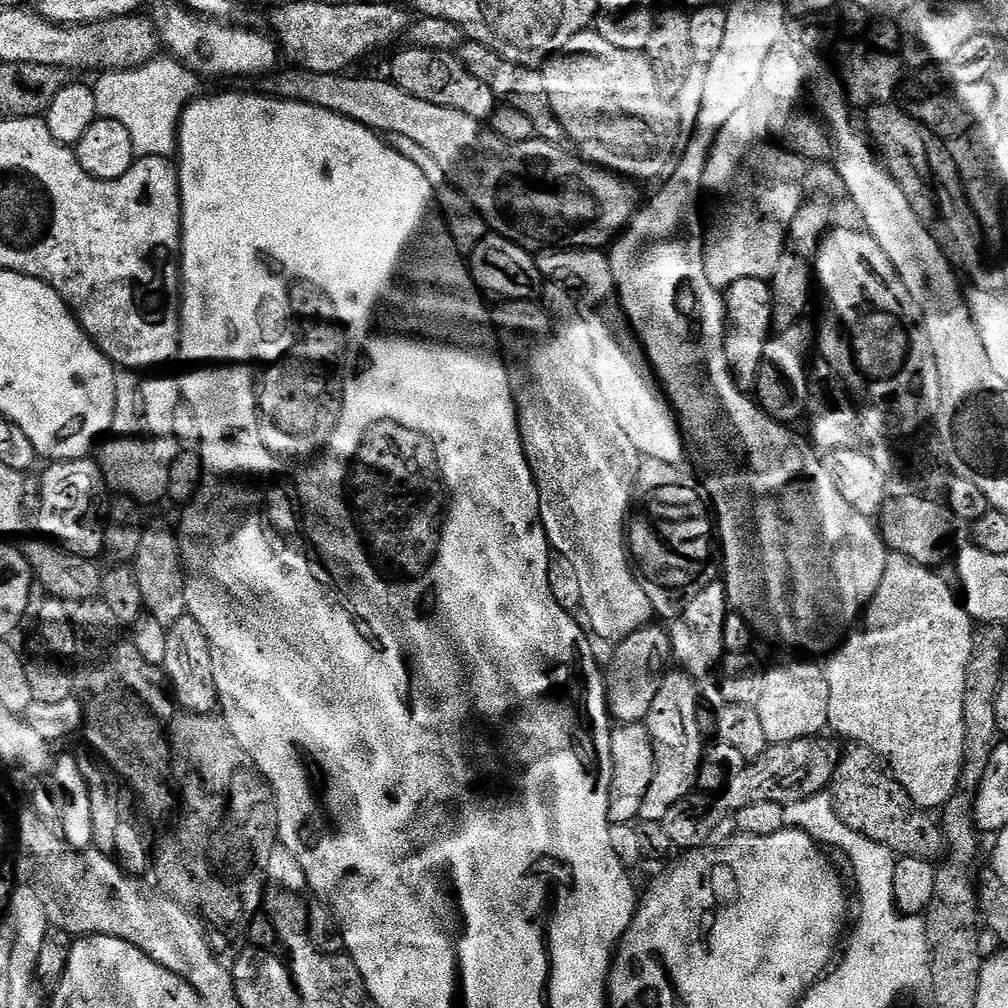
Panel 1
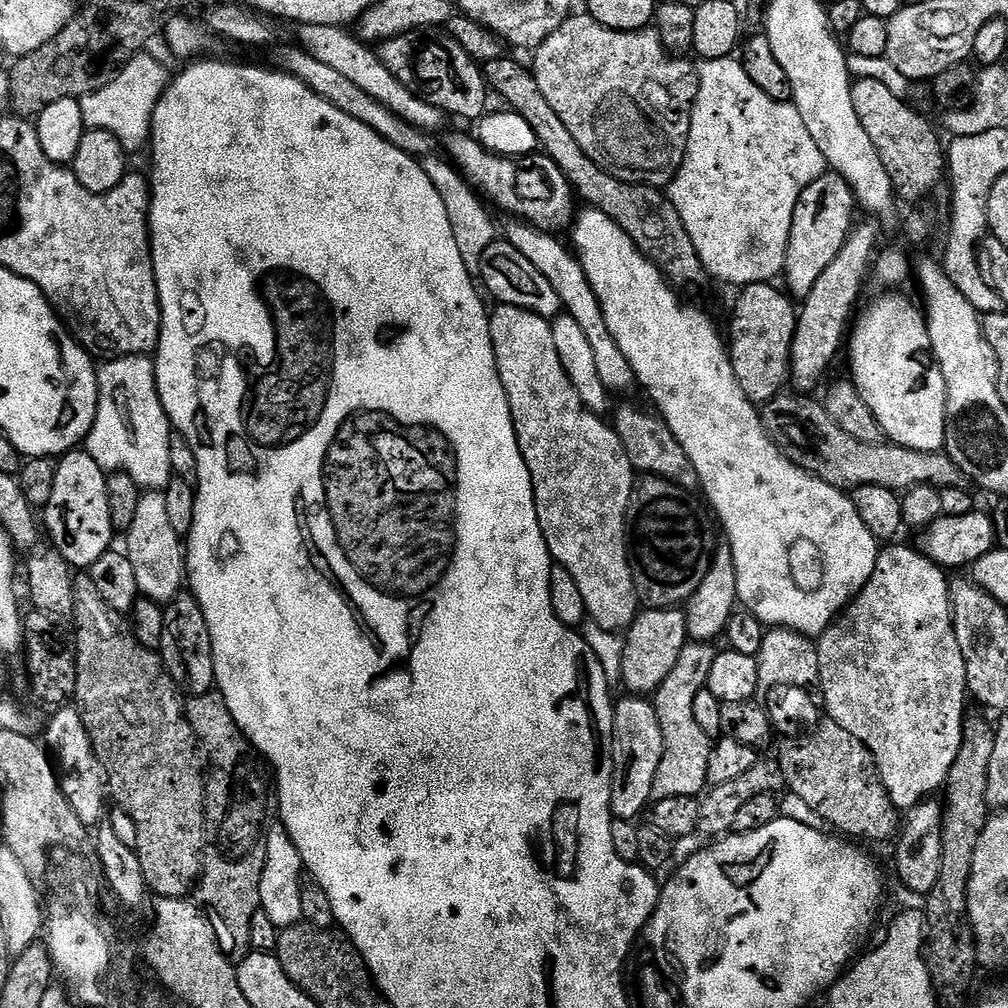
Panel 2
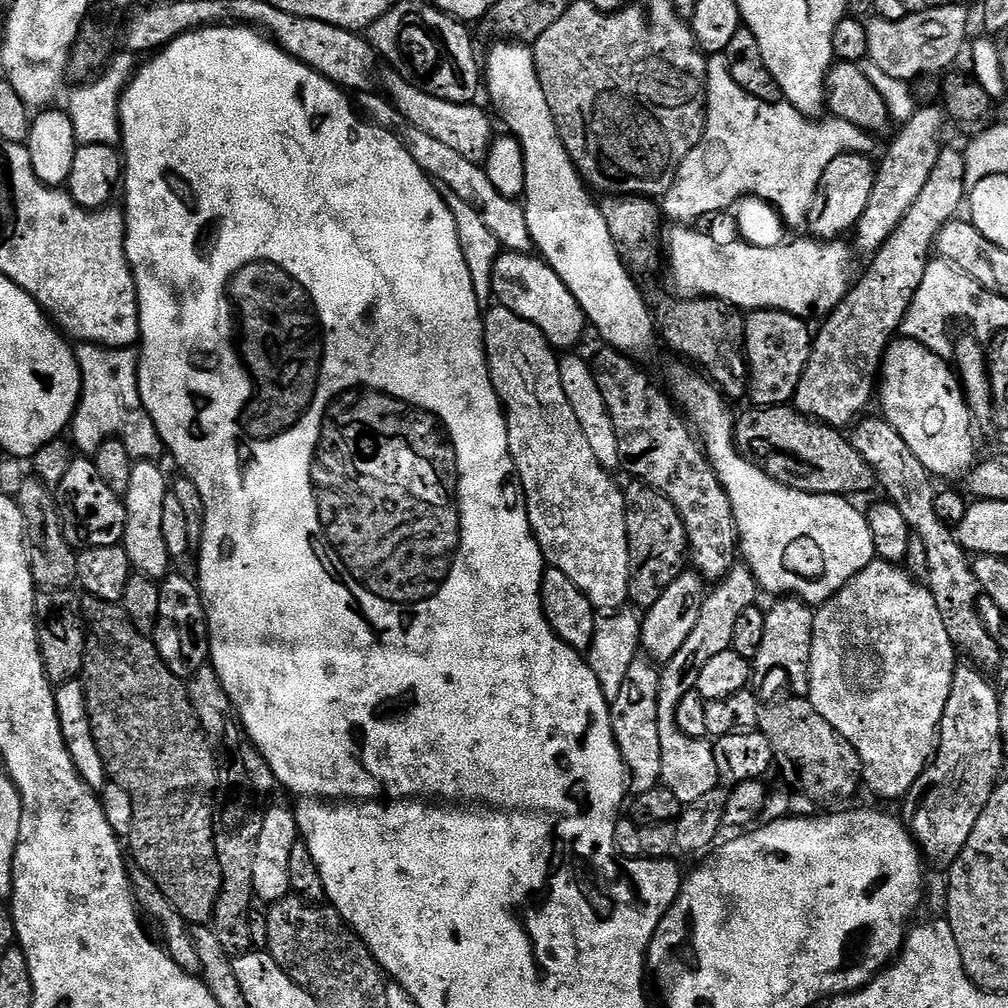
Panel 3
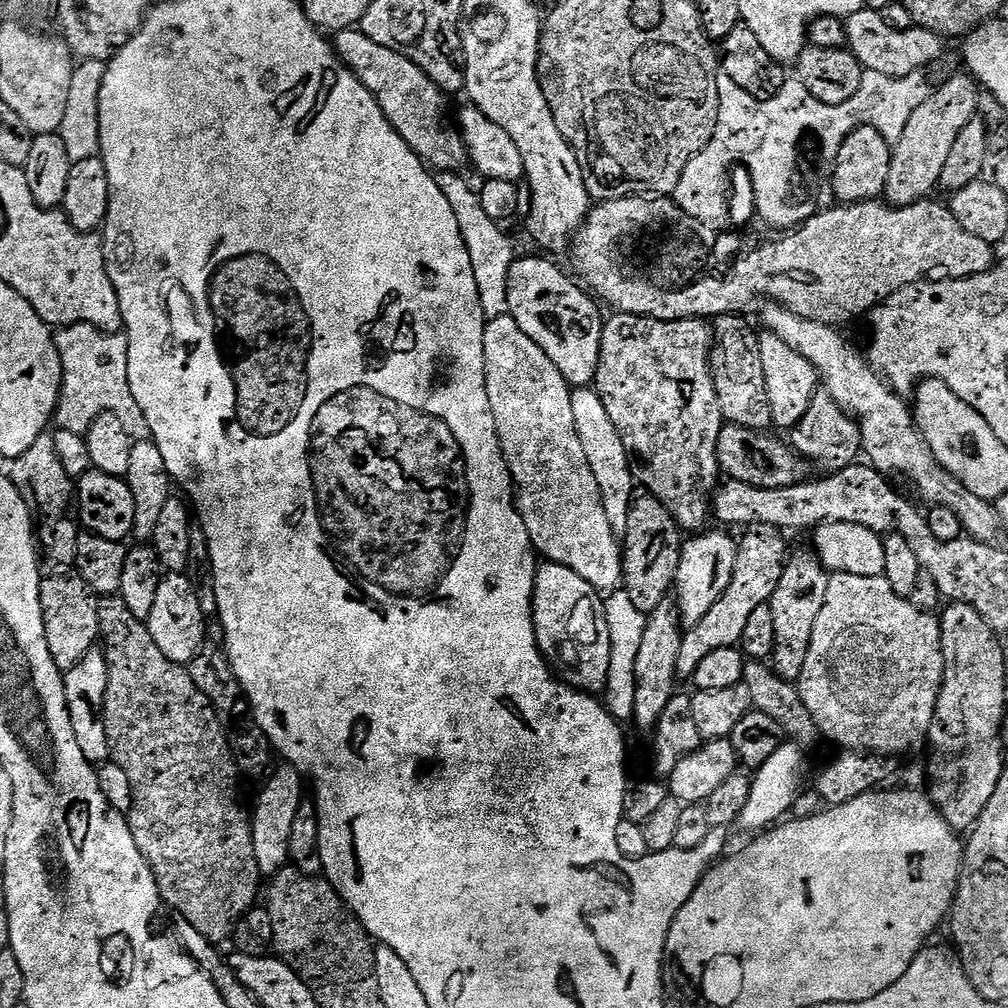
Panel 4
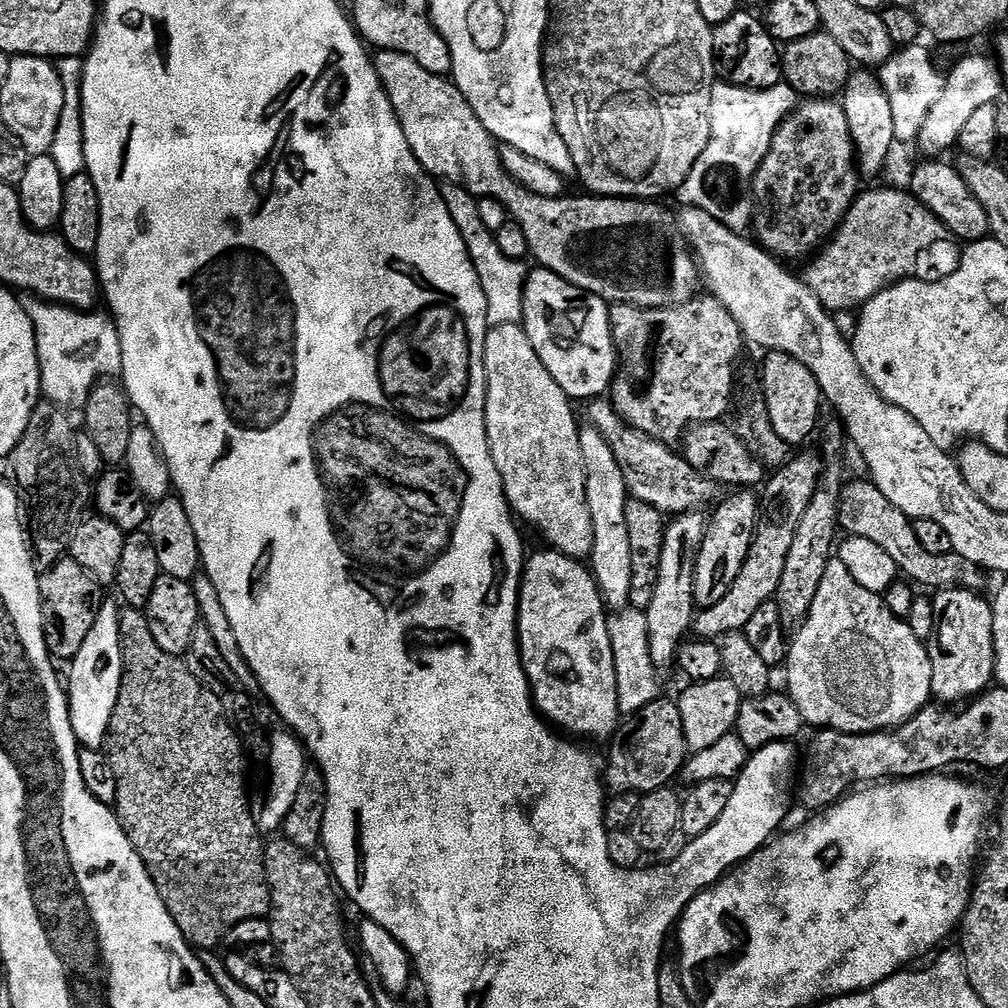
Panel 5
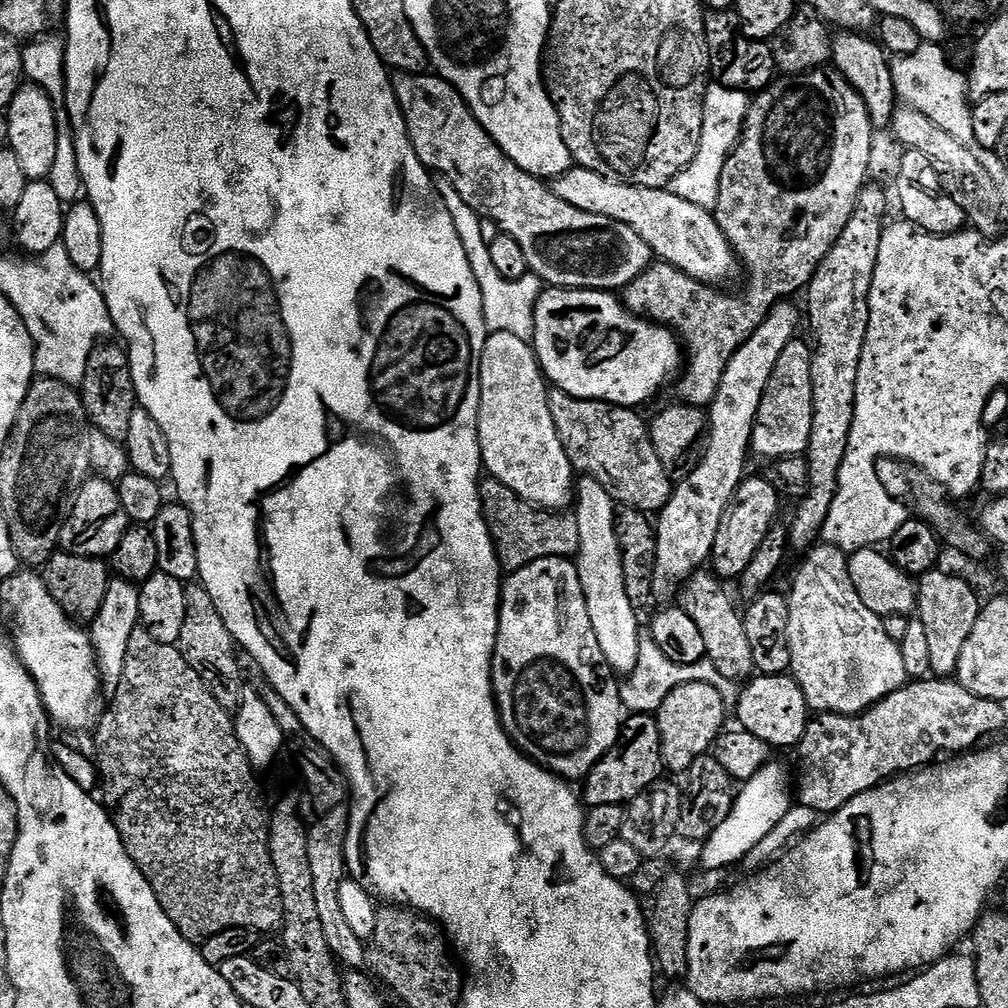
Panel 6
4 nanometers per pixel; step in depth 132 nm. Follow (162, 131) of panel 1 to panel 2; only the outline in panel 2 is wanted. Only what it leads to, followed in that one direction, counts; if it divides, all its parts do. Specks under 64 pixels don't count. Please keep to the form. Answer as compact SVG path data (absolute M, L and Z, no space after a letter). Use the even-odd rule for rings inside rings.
M148 55L136 56L109 84L102 86L102 90L94 90L94 94L86 94L79 99L85 129L97 128L114 134L129 154L140 152L143 148L145 151L149 147L154 110L170 83L170 75L163 62Z

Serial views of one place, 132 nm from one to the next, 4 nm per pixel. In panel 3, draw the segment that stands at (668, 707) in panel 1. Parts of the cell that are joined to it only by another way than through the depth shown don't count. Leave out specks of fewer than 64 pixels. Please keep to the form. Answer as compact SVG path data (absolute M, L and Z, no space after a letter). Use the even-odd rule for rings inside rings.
M737 562L724 580L715 585L716 588L707 593L702 606L702 614L698 614L698 623L686 638L682 650L674 654L660 668L660 685L658 686L658 736L662 738L662 774L663 787L670 789L678 797L681 805L687 806L698 802L705 794L721 787L722 765L716 758L713 741L708 738L691 736L680 729L678 708L686 694L696 691L698 674L717 654L729 651L734 638L734 625L747 608L757 603L756 595L762 589L747 564Z

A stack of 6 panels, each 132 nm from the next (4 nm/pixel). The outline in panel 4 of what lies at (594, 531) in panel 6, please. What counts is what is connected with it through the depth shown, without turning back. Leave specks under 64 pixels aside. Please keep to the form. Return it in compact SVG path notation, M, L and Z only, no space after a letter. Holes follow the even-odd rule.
M573 387L570 406L574 413L574 430L578 430L582 450L586 450L586 462L590 462L590 470L594 470L594 482L598 482L606 518L610 518L610 526L617 538L623 538L626 534L626 514L630 514L630 502L634 495L632 467L626 446L622 446L622 438L618 438L618 429L614 427L614 422L610 422L610 413L606 406L602 406L602 398L598 398L591 387Z

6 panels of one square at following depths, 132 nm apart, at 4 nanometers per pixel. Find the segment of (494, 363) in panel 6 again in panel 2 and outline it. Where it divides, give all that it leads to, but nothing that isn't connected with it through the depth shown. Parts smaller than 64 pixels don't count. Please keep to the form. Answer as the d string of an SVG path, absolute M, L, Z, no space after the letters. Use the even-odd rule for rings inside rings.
M501 304L493 307L490 312L490 338L496 355L498 374L502 378L502 386L508 395L510 402L510 414L514 422L514 430L518 438L518 446L522 450L522 458L530 470L530 478L534 486L534 498L538 510L538 522L542 526L542 534L546 538L548 555L559 567L568 568L574 582L578 582L578 590L582 590L582 602L586 602L588 611L587 619L596 623L604 630L623 633L638 615L638 597L636 594L636 583L632 577L632 562L628 550L628 503L634 483L634 469L626 450L622 446L622 438L618 438L615 427L604 421L605 417L598 412L591 412L578 396L578 390L570 382L566 370L562 366L562 358L558 358L558 350L554 350L554 334L551 323L545 317L534 314L525 308Z

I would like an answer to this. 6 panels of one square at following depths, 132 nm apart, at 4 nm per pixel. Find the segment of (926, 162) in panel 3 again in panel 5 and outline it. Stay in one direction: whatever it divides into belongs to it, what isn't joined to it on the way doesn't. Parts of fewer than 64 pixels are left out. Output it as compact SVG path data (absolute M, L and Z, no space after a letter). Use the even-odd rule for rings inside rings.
M980 54L962 59L945 77L941 97L927 112L926 121L919 128L917 143L919 153L926 158L938 158L944 152L954 148L960 139L963 124L981 106L997 103L1001 99L1004 79L999 63L993 57ZM1000 96L1000 97L999 97Z

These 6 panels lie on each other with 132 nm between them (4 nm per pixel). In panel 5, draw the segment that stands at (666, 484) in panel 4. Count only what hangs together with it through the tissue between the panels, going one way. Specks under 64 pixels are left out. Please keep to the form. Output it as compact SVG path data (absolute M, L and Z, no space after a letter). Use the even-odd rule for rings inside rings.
M697 294L692 299L669 308L639 308L633 304L612 304L608 310L612 337L622 357L616 379L610 389L610 401L630 427L650 438L672 446L689 428L725 419L732 404L732 383L736 380L736 359L746 341L738 322L711 294Z

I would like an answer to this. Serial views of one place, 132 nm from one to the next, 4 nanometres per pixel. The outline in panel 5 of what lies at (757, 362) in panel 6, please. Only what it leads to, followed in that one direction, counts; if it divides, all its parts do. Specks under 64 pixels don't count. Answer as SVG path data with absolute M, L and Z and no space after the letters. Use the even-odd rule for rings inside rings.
M699 511L685 512L677 515L676 520L664 529L662 542L662 562L658 566L658 582L654 586L654 602L646 609L649 622L649 648L650 656L658 666L676 664L676 655L682 641L693 631L694 617L698 611L694 598L694 570L698 566L698 550L702 550L702 538L706 527L705 517L700 517Z

